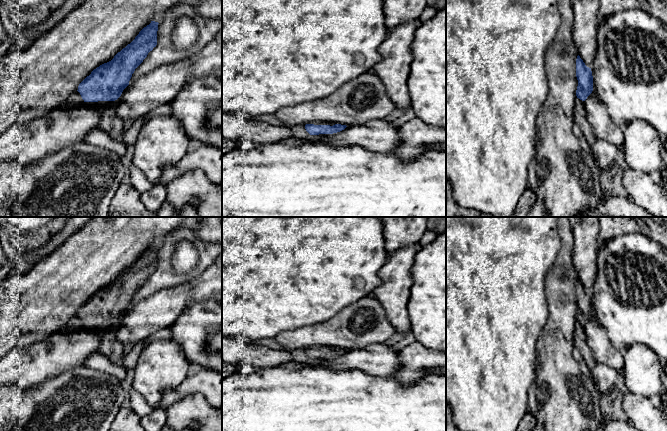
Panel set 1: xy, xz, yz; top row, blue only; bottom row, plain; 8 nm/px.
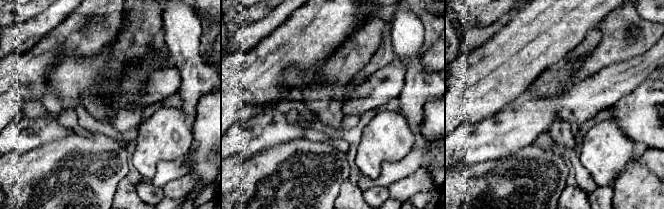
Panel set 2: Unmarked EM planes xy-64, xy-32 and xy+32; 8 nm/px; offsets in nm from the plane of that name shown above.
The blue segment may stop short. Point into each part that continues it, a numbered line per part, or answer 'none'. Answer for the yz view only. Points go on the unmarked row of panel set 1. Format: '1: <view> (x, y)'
1: yz (580, 343)

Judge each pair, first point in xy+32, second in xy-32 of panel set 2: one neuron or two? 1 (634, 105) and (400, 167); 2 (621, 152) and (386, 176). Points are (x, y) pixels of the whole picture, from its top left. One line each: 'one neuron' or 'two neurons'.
1: two neurons
2: two neurons

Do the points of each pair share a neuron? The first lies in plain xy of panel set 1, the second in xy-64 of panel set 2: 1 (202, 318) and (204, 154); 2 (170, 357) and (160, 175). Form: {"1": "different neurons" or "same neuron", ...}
{"1": "different neurons", "2": "different neurons"}

